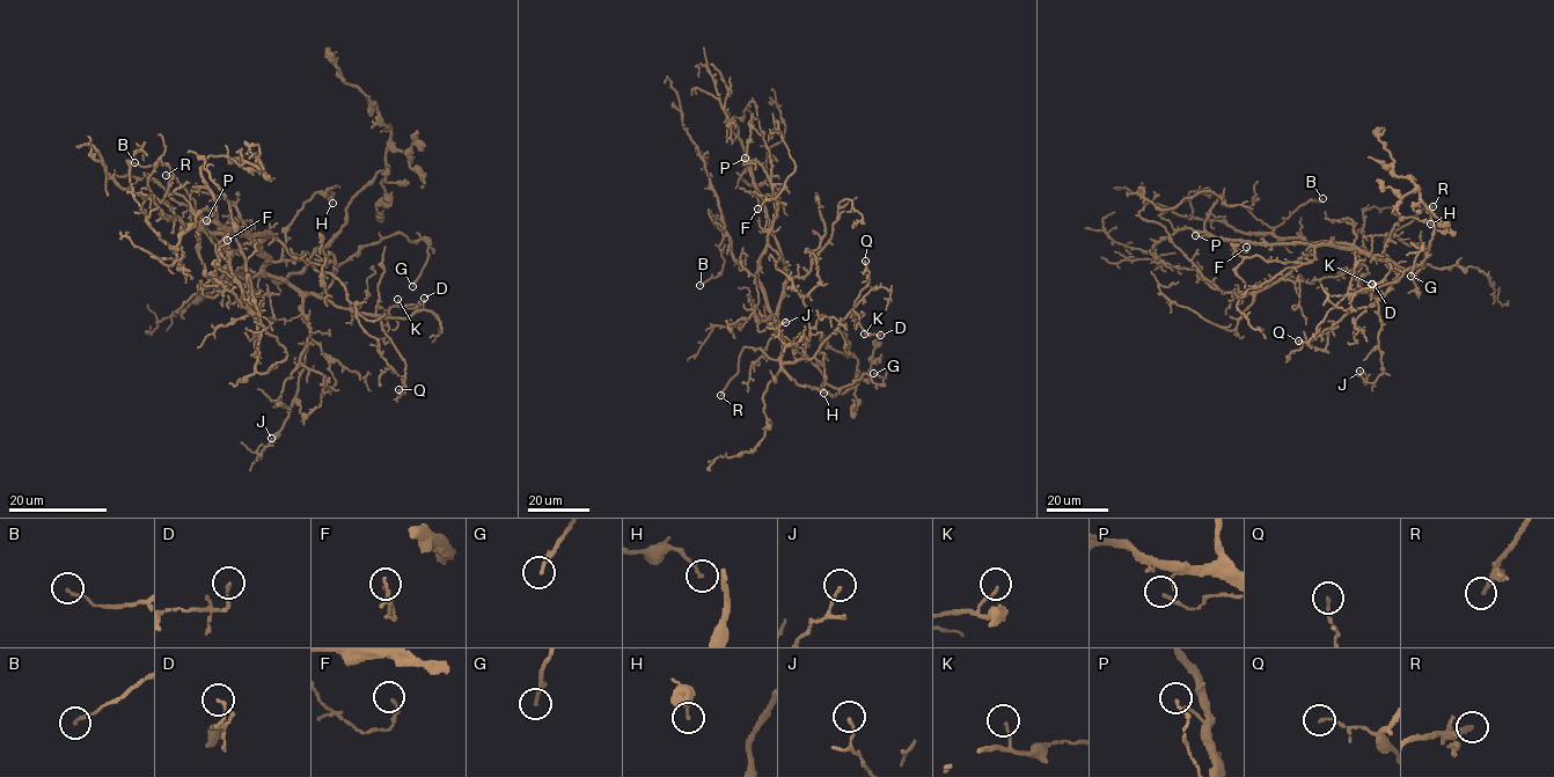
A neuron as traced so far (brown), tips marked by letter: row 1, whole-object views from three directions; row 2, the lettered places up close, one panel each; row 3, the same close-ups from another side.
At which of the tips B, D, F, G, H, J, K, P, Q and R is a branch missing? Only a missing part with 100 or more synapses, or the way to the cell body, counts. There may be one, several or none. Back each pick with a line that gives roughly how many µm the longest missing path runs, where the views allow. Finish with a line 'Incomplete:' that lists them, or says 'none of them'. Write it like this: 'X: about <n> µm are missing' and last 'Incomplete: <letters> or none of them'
R: about 70 µm are missing
Incomplete: R

